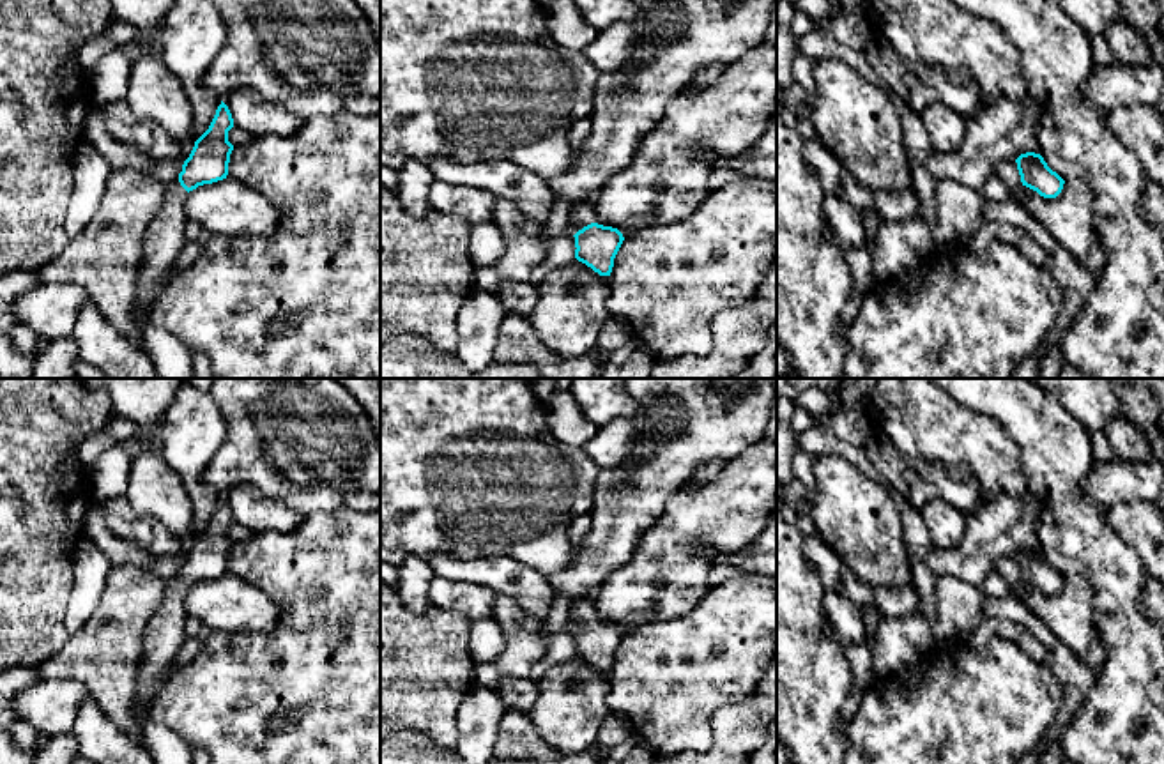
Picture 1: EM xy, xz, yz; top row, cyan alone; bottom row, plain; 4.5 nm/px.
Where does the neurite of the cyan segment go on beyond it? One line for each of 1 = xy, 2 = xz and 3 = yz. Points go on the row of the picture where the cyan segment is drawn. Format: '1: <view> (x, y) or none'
1: xy (165, 237)
2: xz (584, 213)
3: yz (1007, 170)

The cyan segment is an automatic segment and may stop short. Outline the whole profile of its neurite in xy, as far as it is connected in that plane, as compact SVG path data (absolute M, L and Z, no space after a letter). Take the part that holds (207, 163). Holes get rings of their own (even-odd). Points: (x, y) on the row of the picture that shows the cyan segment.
M221 101L209 129L195 141L189 157L182 164L179 180L166 186L163 207L154 216L143 241L143 264L140 269L140 290L134 302L136 324L142 331L150 324L150 306L159 288L172 278L175 258L186 242L184 202L189 191L203 184L226 179L234 145L228 131L234 118Z

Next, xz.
M577 203L570 216L570 232L575 237L575 258L600 276L610 276L614 258L624 241L617 228L598 225L594 203Z

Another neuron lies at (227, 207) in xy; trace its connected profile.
M230 177L189 191L184 216L219 237L272 237L280 228L280 210L269 198Z

